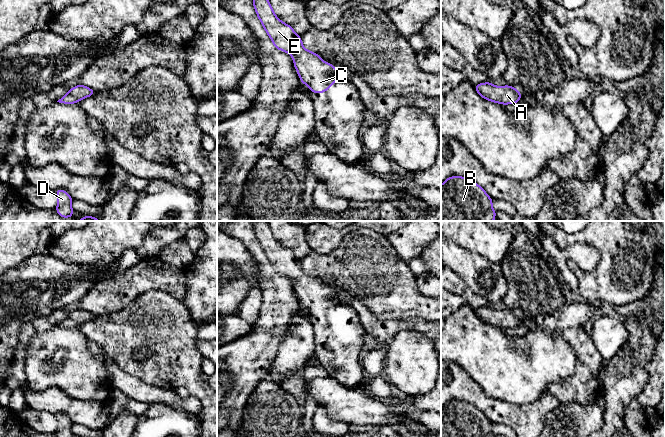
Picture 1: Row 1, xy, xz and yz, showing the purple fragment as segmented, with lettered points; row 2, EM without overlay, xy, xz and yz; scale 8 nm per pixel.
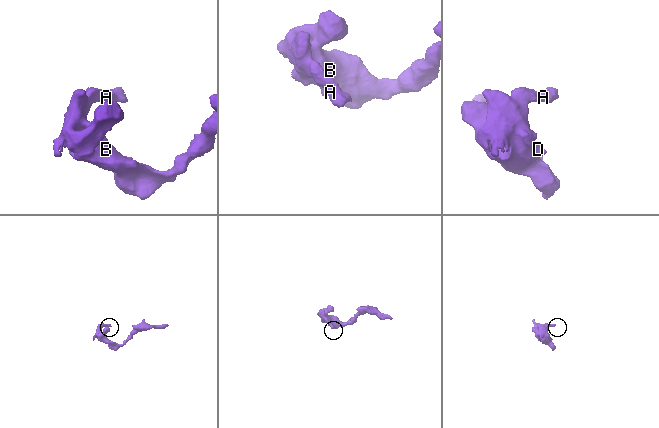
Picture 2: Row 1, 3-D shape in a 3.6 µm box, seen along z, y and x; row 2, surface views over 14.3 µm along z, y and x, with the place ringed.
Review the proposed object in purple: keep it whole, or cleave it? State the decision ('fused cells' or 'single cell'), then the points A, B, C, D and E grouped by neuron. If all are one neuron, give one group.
single cell; groups A B C D E

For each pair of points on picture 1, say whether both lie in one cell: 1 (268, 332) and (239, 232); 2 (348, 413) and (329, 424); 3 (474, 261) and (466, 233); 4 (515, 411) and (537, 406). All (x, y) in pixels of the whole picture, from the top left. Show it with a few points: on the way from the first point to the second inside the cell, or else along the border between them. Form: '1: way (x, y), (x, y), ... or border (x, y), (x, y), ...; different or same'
1: way (270, 307), (270, 282), (260, 257); same
2: border (318, 405), (321, 405), (331, 418), (349, 424); different
3: border (451, 239), (465, 249), (479, 253), (492, 262); different
4: way (520, 411), (532, 411); same

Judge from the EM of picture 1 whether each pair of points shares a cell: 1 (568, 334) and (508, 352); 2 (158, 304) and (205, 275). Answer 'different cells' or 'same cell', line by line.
1: different cells
2: different cells

